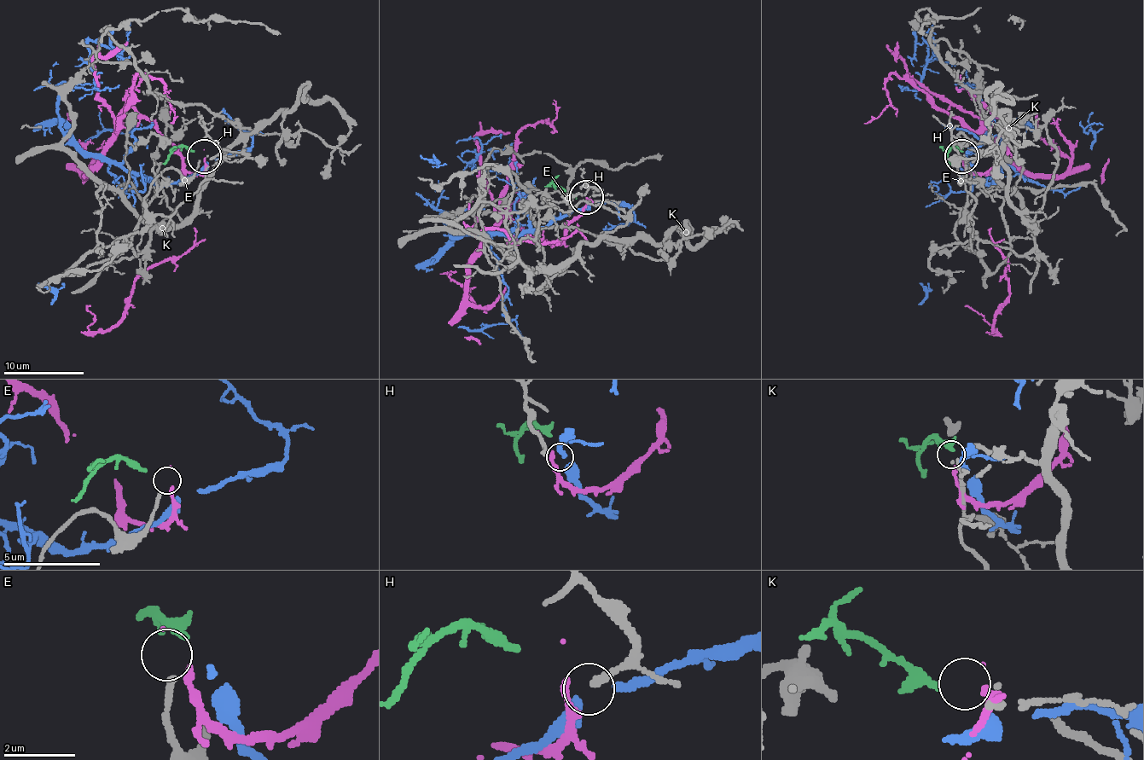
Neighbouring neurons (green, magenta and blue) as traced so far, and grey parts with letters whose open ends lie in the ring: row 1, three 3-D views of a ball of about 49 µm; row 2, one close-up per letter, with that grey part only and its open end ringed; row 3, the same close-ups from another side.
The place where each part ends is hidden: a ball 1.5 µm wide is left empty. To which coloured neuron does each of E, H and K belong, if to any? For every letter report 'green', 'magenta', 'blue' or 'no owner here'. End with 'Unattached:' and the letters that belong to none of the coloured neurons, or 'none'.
E: no owner here
H: blue
K: green
Unattached: E

